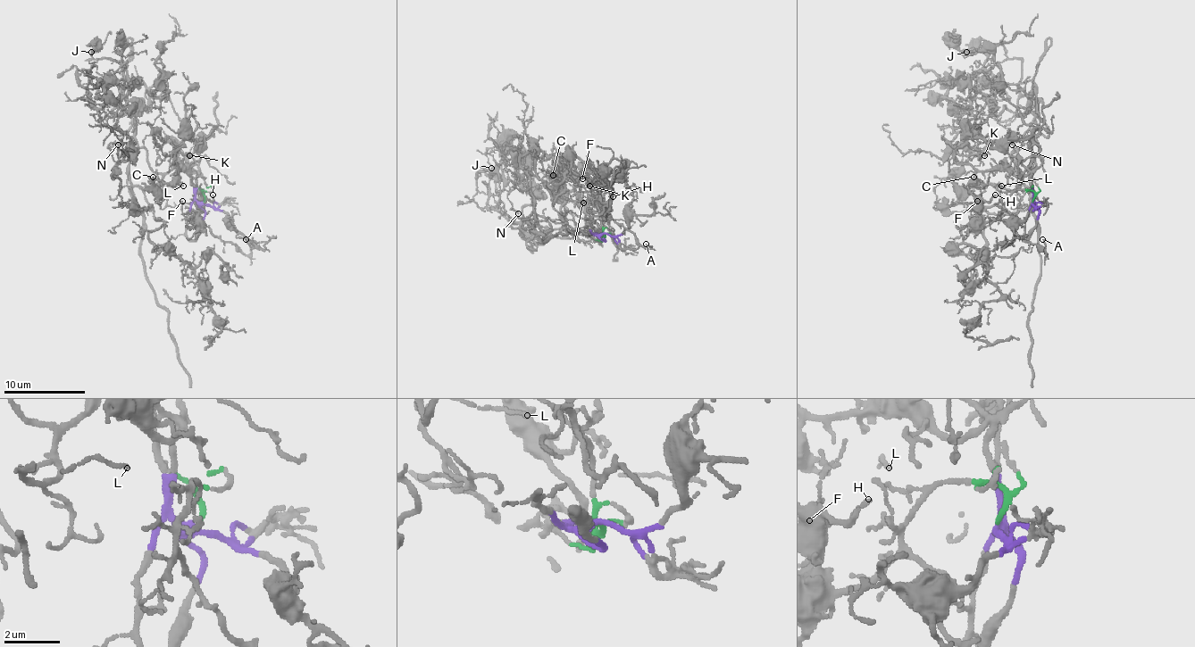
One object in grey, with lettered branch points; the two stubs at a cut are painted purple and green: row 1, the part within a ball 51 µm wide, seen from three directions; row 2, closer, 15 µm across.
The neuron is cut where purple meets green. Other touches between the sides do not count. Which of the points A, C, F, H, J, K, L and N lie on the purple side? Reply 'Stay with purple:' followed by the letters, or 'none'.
Stay with purple: C, J, K, L, N

